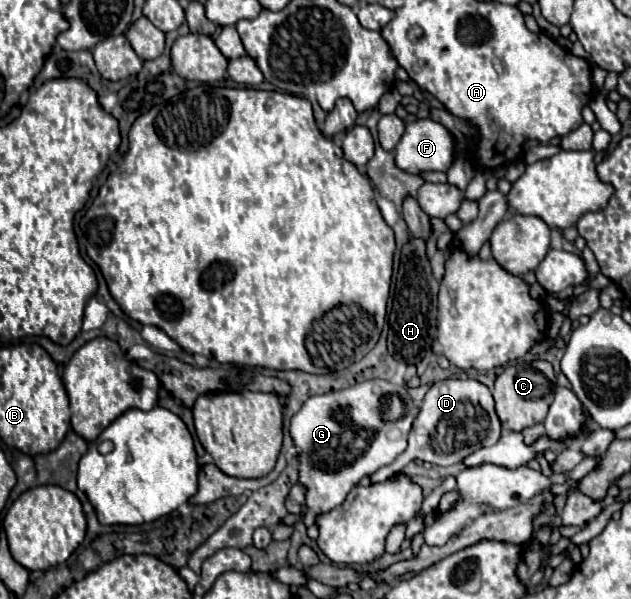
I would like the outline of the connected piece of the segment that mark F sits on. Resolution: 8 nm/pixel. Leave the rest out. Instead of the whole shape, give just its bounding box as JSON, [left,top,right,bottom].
[394,118,452,172]

